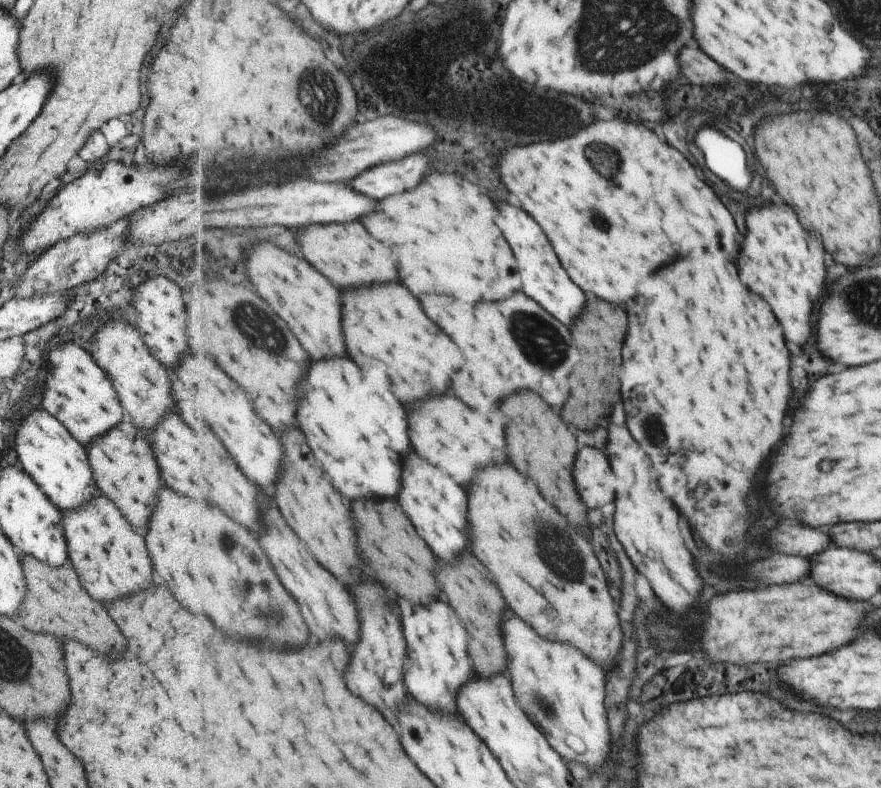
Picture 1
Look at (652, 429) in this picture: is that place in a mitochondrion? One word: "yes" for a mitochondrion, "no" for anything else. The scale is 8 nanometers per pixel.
yes

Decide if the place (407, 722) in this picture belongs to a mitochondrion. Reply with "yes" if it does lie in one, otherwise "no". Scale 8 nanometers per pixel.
yes

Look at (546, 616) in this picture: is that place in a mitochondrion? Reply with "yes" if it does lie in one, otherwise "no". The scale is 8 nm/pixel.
no

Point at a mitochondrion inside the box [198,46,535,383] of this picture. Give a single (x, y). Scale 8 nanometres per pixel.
(268, 336)

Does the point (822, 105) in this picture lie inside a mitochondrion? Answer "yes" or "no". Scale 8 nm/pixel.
no

